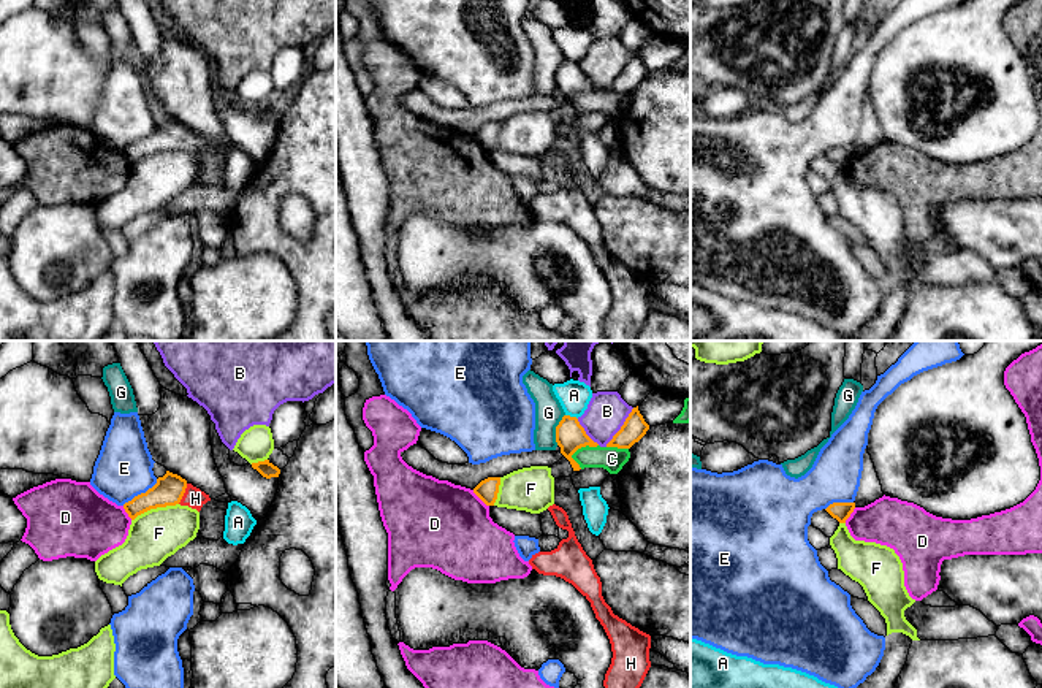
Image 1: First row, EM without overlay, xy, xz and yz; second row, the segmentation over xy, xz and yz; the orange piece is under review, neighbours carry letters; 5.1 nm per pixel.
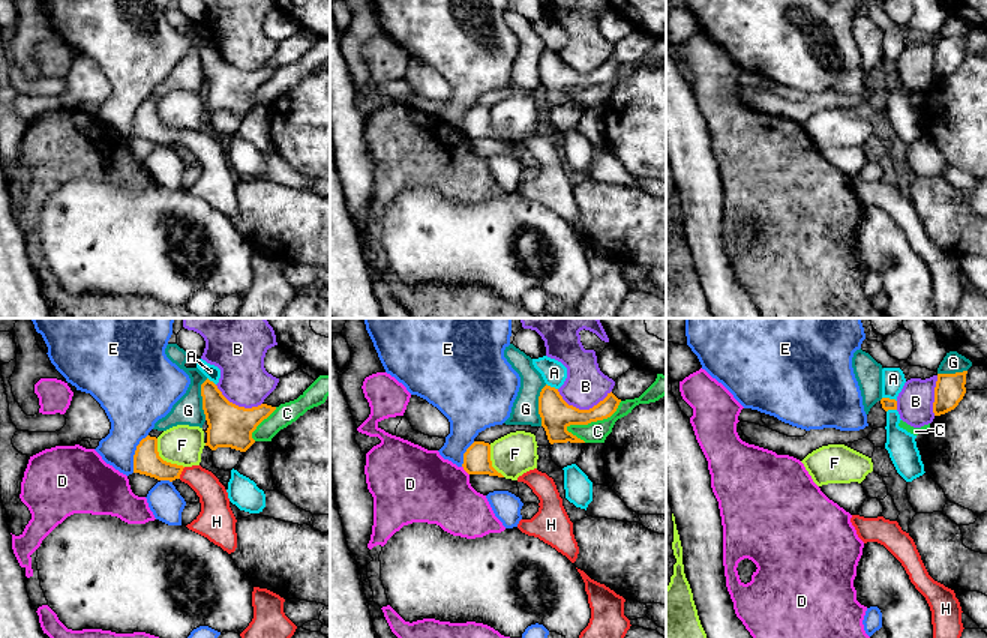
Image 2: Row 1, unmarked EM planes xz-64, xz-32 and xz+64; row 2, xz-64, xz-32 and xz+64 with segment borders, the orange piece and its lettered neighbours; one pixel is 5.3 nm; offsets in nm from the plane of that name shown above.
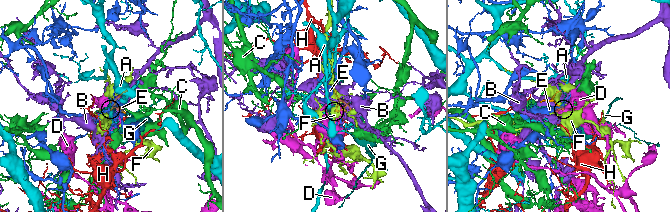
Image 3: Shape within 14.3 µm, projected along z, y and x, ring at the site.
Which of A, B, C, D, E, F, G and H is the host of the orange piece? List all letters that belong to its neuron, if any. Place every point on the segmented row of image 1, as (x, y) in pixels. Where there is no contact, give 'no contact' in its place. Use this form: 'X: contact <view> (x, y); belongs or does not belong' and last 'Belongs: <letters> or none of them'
A: contact xz (572, 417); does not belong
B: contact xz (621, 427); does not belong
C: contact xz (583, 446); does not belong
D: contact xz (480, 498); does not belong
E: contact xy (141, 493); does not belong
F: contact xy (154, 508); does not belong
G: contact xz (556, 430); does not belong
H: contact xy (182, 493); belongs
Belongs: H

